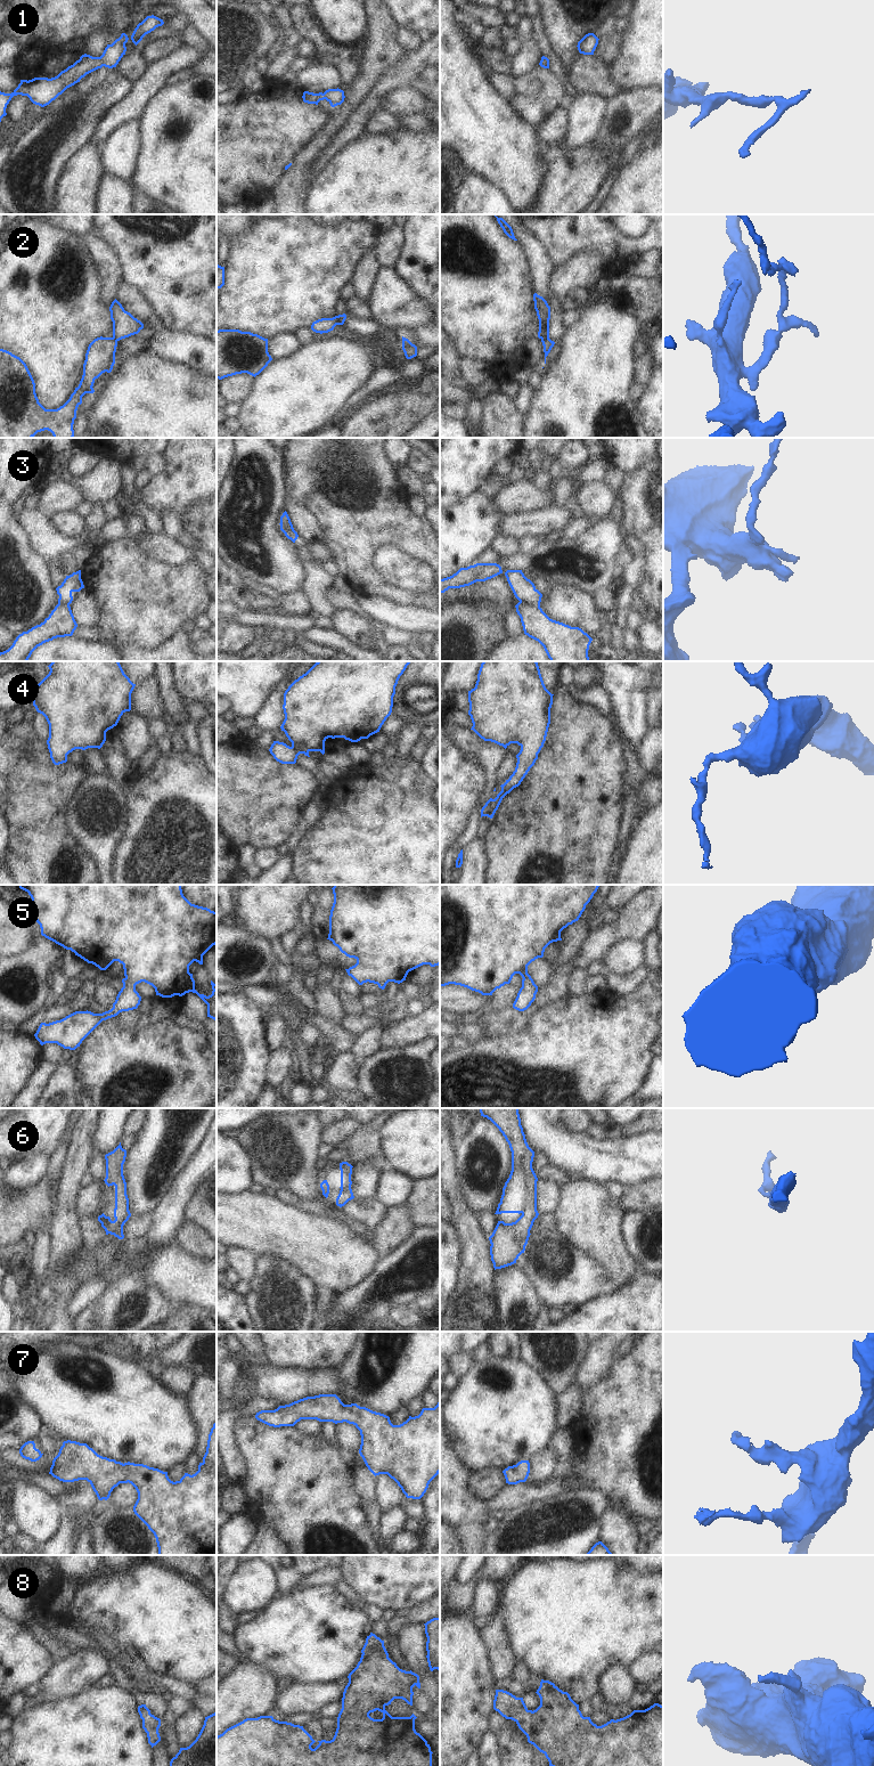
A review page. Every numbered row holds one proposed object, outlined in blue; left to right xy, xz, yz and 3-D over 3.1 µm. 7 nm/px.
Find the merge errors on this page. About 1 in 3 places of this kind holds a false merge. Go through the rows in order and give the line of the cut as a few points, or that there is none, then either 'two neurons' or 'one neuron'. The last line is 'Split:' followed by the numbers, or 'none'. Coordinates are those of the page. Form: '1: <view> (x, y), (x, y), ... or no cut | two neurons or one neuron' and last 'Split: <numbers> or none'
1: no cut | one neuron
2: yz (548, 338), (541, 340) | two neurons
3: yz (520, 601), (539, 607) | two neurons
4: no cut | one neuron
5: no cut | one neuron
6: no cut | one neuron
7: no cut | one neuron
8: no cut | one neuron
Split: 2, 3

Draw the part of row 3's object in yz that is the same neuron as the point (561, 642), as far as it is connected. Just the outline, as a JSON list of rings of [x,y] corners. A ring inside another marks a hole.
[[[518,602],[515,608],[521,618],[524,634],[544,646],[550,661],[590,661],[588,650],[593,638],[581,628],[550,619],[538,605]]]

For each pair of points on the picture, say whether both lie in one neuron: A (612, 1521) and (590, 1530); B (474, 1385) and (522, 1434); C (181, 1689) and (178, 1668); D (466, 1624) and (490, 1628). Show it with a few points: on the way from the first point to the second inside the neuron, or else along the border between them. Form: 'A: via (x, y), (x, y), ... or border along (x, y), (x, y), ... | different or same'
A: border along (607, 1504), (602, 1519), (599, 1540) | different
B: via (487, 1398), (509, 1422) | same
C: border along (154, 1673), (193, 1684) | different
D: border along (480, 1626), (480, 1636), (487, 1652) | different

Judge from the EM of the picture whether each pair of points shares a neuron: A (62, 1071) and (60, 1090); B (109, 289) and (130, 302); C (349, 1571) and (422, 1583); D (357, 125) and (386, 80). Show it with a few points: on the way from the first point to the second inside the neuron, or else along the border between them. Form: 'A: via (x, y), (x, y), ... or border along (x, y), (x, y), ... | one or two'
A: via (62, 1075), (60, 1085) | one
B: border along (121, 279), (114, 298) | two
C: via (367, 1571), (403, 1571) | one
D: via (360, 114), (380, 91) | one

